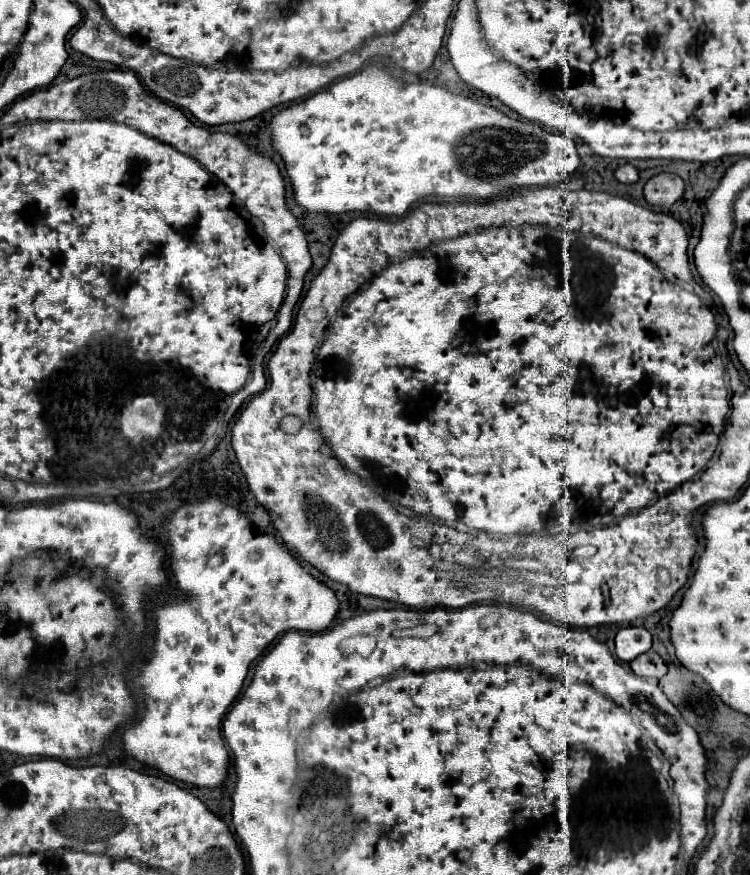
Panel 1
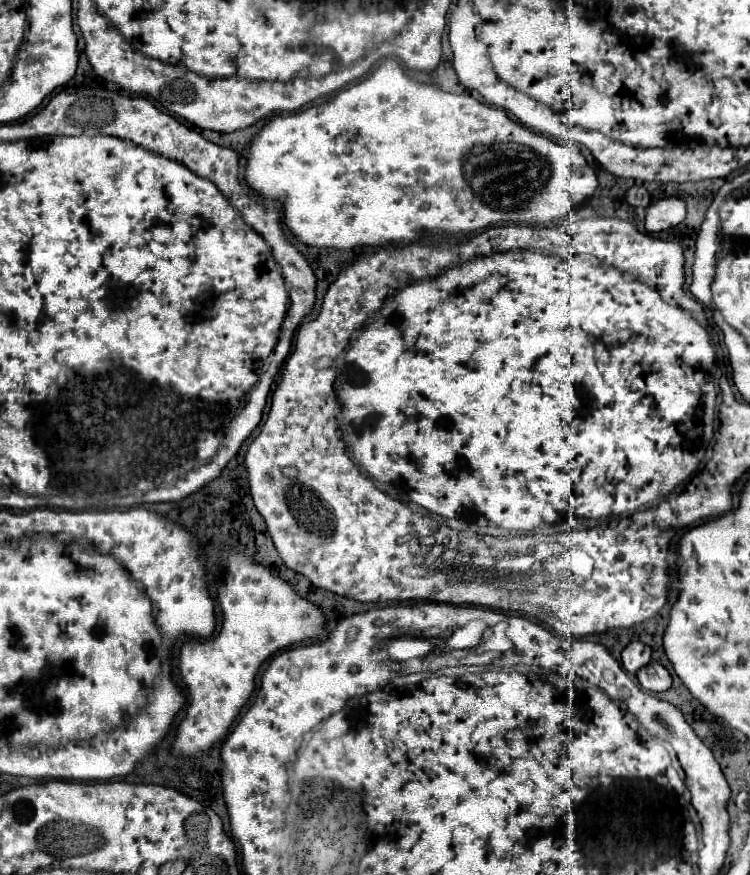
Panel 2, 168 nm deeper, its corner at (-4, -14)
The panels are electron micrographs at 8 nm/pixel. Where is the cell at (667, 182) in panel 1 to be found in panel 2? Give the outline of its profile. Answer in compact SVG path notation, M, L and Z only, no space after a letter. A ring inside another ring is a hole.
M666 196L654 200L646 208L646 230L650 234L670 230L686 218L686 202L680 196Z

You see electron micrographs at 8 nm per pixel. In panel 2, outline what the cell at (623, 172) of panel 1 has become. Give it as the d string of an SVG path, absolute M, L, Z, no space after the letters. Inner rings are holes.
M632 186L626 192L626 202L632 204L632 206L646 208L650 204L650 194L648 194L648 190L644 186Z

